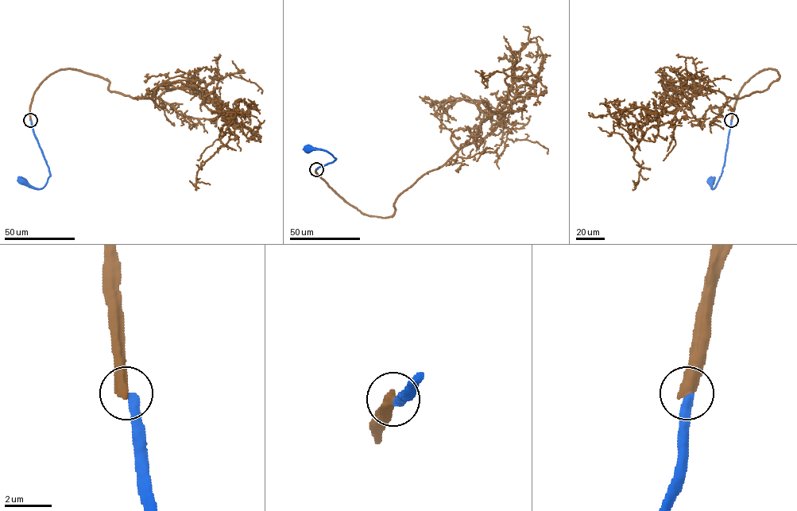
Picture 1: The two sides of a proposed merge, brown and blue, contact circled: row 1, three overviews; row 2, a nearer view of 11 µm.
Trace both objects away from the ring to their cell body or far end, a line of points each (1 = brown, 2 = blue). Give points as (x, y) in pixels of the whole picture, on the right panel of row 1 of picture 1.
1: (731, 120), (743, 86), (774, 68), (767, 89), (740, 98), (696, 92), (634, 149), (613, 131), (617, 115)
2: (731, 120), (721, 176), (713, 188), (711, 181)

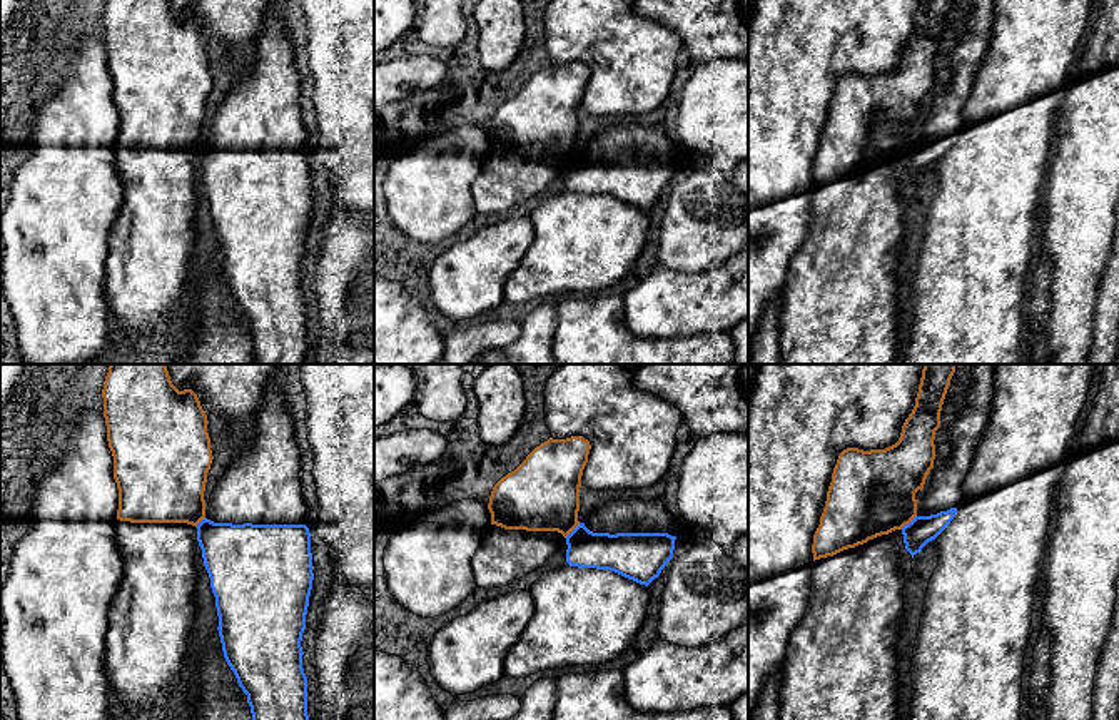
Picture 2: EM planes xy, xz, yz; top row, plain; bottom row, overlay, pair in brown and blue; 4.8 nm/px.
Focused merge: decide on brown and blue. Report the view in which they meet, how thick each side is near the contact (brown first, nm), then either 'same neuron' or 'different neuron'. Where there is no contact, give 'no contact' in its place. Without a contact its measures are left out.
contact in yz; calibres 420 and 140 nm; different neuron

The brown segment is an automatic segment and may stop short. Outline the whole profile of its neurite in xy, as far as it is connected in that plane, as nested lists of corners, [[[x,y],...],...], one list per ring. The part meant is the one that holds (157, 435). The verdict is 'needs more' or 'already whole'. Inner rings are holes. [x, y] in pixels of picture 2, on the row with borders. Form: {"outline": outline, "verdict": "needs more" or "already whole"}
{"outline": [[[110,364],[102,389],[107,441],[114,456],[119,489],[115,541],[124,558],[124,575],[109,611],[105,670],[112,695],[130,717],[164,707],[182,685],[187,640],[195,621],[197,525],[205,518],[205,483],[212,464],[207,414],[192,389],[179,391],[165,364]]], "verdict": "needs more"}

